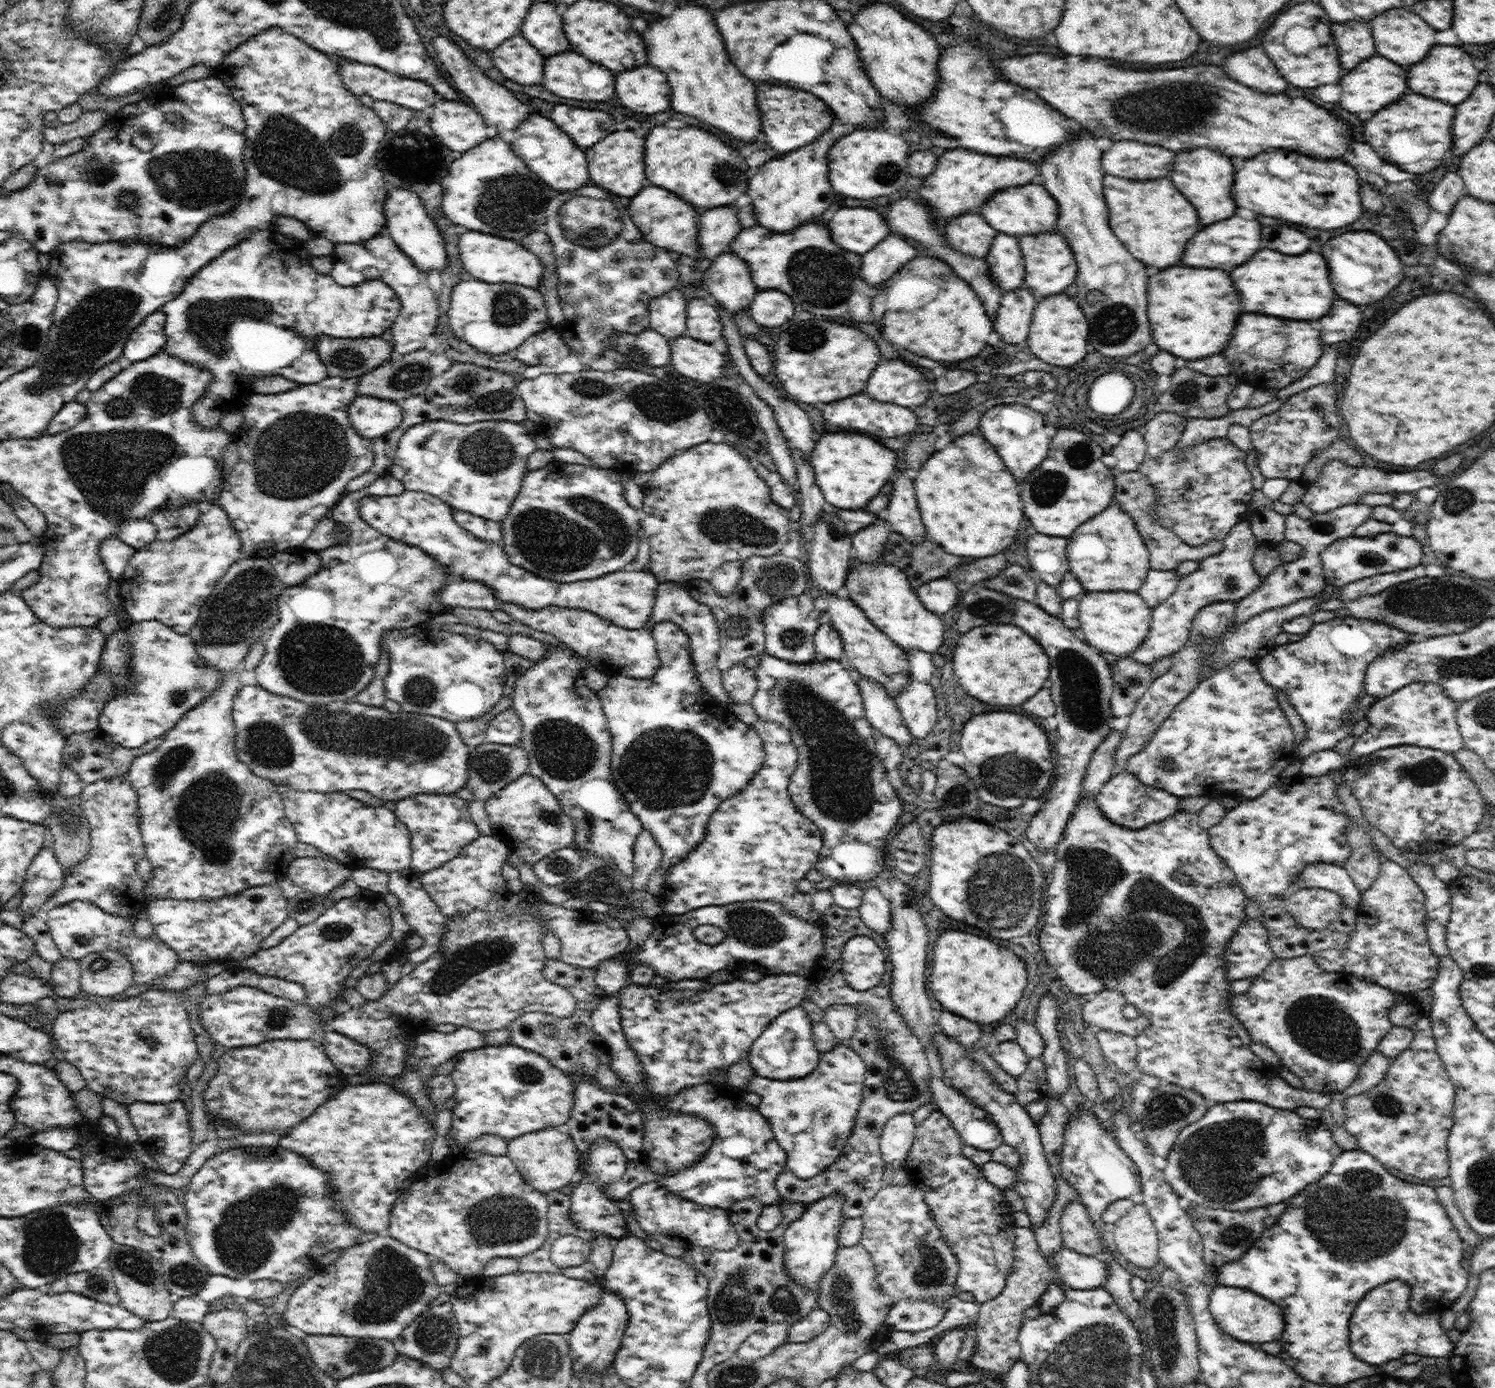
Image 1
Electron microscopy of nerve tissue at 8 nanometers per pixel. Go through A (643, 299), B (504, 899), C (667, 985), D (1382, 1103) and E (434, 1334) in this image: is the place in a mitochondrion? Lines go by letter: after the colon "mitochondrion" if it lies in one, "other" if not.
A: other
B: other
C: other
D: mitochondrion
E: mitochondrion

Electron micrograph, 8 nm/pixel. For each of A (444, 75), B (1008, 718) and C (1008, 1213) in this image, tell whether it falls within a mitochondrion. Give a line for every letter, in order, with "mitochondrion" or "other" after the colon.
A: other
B: other
C: other

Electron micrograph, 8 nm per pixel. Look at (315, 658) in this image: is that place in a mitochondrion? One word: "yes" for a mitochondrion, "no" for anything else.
yes

